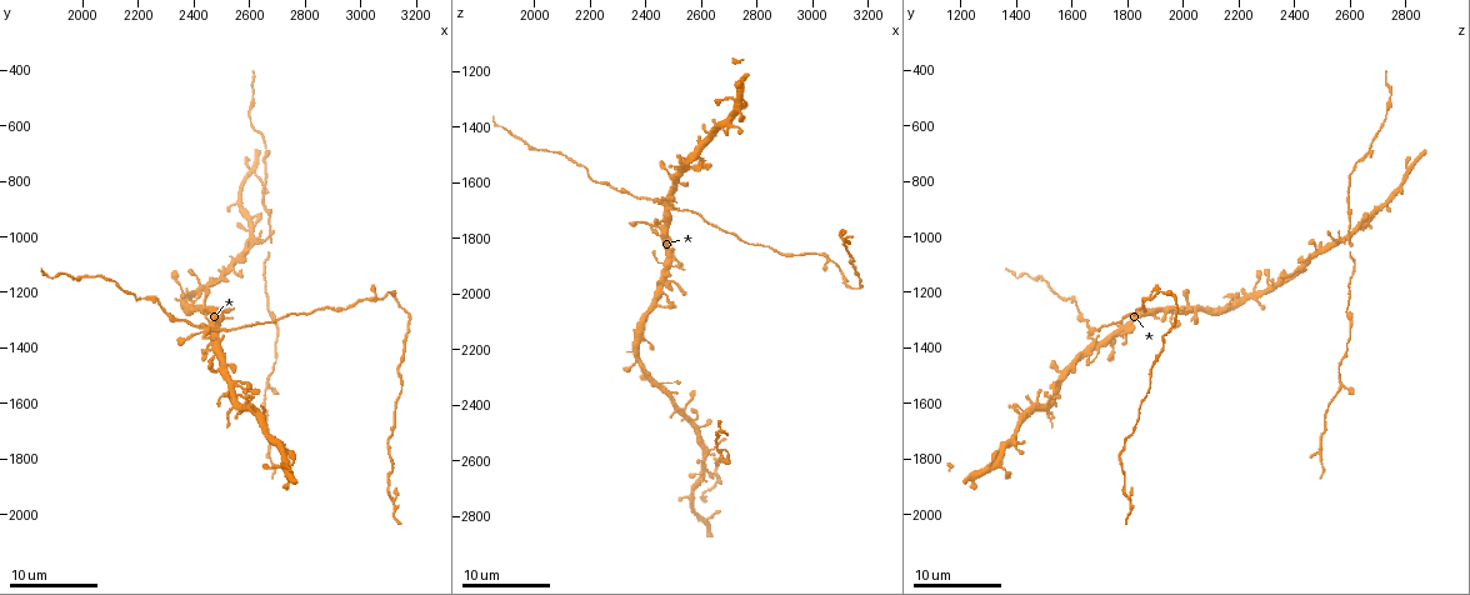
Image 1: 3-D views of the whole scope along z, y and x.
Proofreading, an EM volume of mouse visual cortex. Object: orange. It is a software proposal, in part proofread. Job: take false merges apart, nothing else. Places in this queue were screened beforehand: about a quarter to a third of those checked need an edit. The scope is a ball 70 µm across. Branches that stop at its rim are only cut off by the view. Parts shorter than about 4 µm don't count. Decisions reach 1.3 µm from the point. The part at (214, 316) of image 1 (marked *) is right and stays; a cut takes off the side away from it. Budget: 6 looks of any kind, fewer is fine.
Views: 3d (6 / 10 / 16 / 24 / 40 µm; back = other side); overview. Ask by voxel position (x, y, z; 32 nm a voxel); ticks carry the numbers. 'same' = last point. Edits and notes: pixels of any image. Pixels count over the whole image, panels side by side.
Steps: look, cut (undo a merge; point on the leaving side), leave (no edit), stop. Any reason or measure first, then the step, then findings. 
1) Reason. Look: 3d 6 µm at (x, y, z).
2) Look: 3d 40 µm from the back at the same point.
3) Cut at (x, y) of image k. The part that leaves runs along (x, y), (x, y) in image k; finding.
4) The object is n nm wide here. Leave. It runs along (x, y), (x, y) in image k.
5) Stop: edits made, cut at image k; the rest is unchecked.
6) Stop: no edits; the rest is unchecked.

Four or more arms meet. Look: 3d 10 µm at (2620, 1010, 2580).

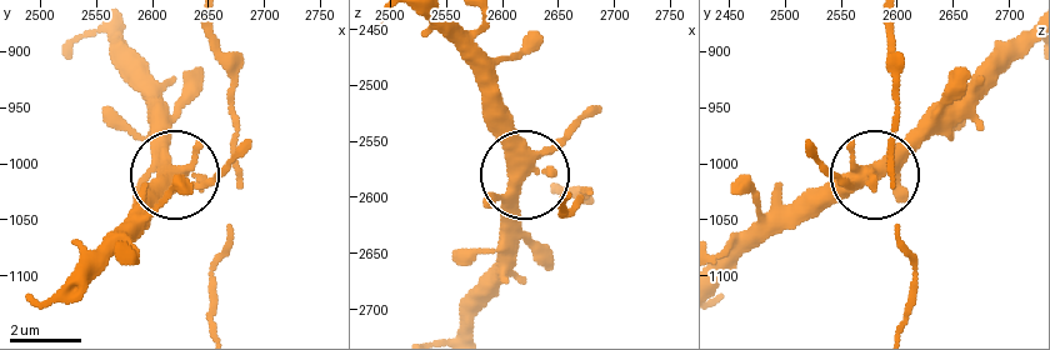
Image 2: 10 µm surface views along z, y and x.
Look: 3d 6 µm at (2620, 1010, 2576).

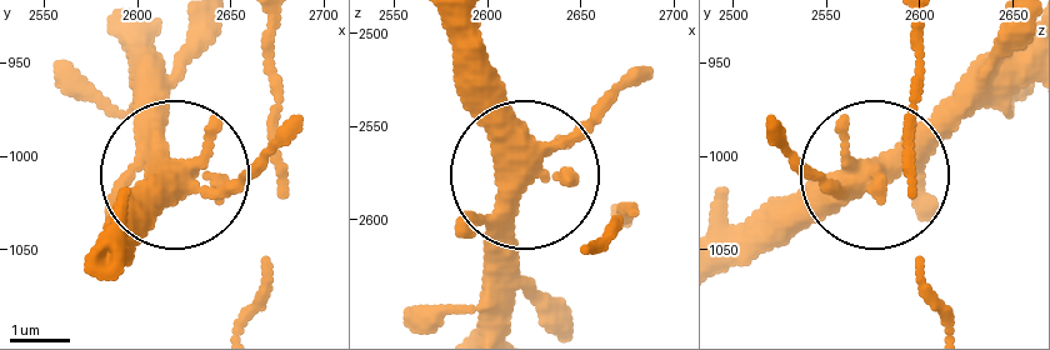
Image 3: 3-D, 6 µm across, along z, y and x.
The side arm is 15 µm long. Leave. It runs along (441, 21), (471, 111), (521, 185), (506, 285) in image 3; one neuron here.

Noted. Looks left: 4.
Calibre changes. Look: 3d 16 µm at (2650, 870, 2590).

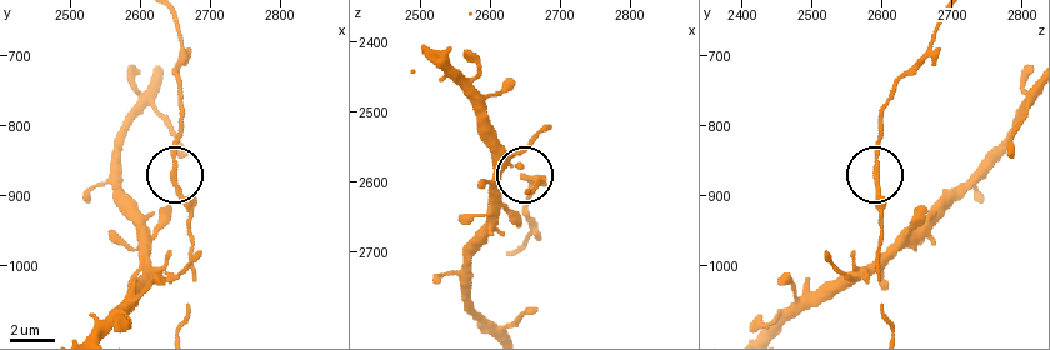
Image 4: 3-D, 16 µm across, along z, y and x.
Leave. It runs along (779, 328), (875, 265), (880, 238), (875, 148), (880, 110) in image 4; continuous, no second neuron.

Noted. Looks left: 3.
Three arms meet. Look: 3d 10 µm at (2520, 1340, 1690).

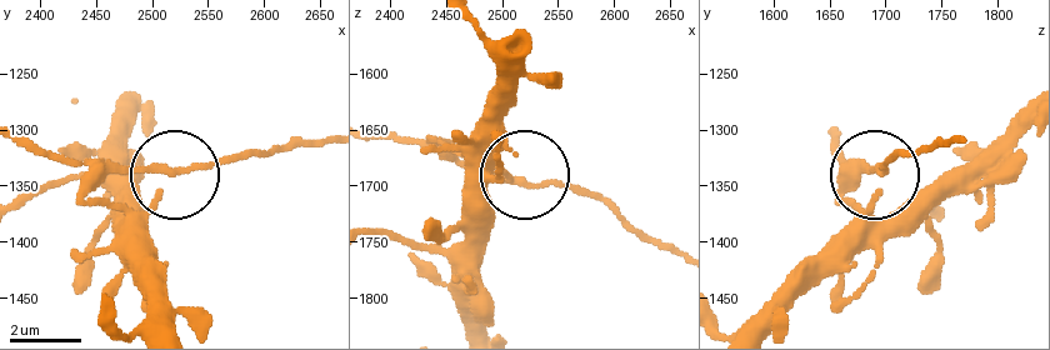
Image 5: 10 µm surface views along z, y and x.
3 arms meet here. Leave. All the same neuron.

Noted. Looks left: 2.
Stop: no edits; the rest is unchecked.

